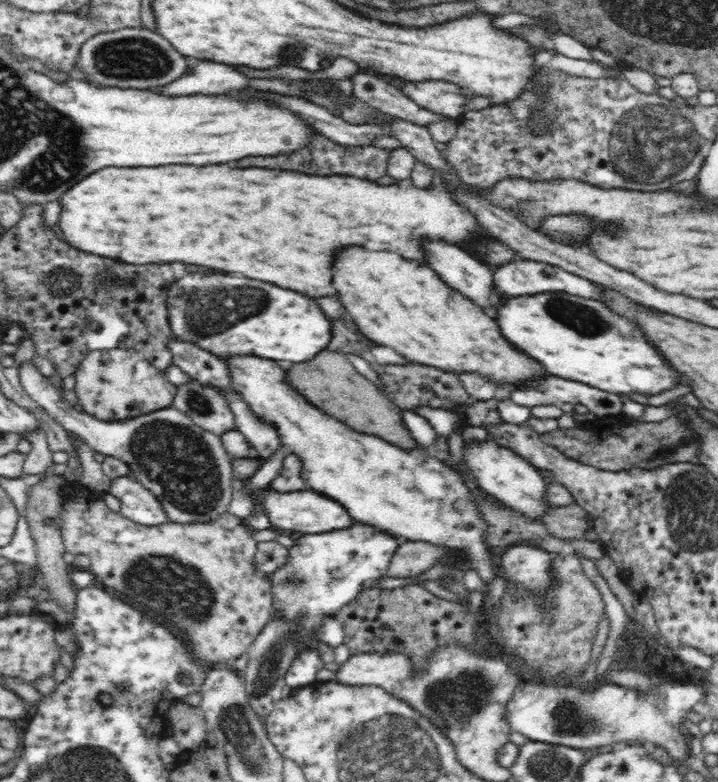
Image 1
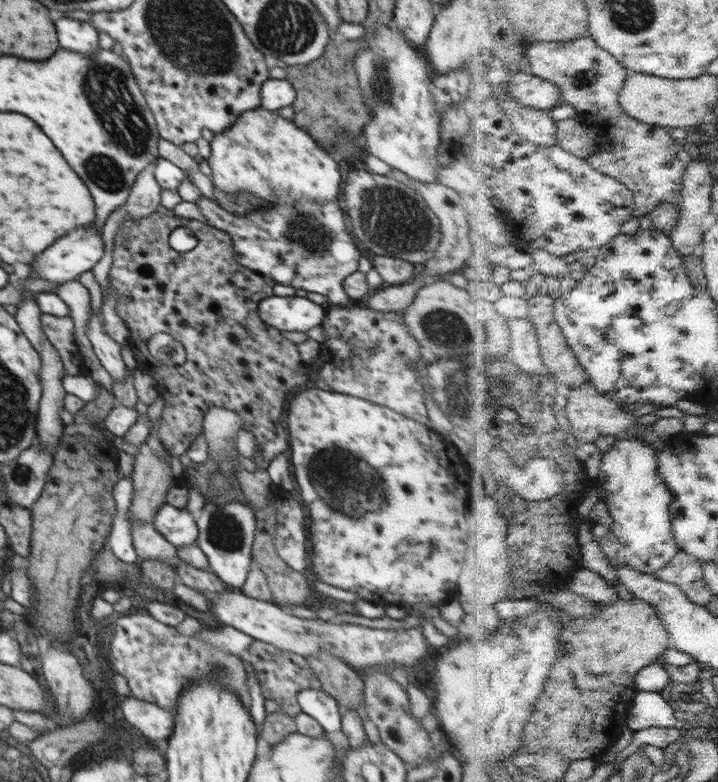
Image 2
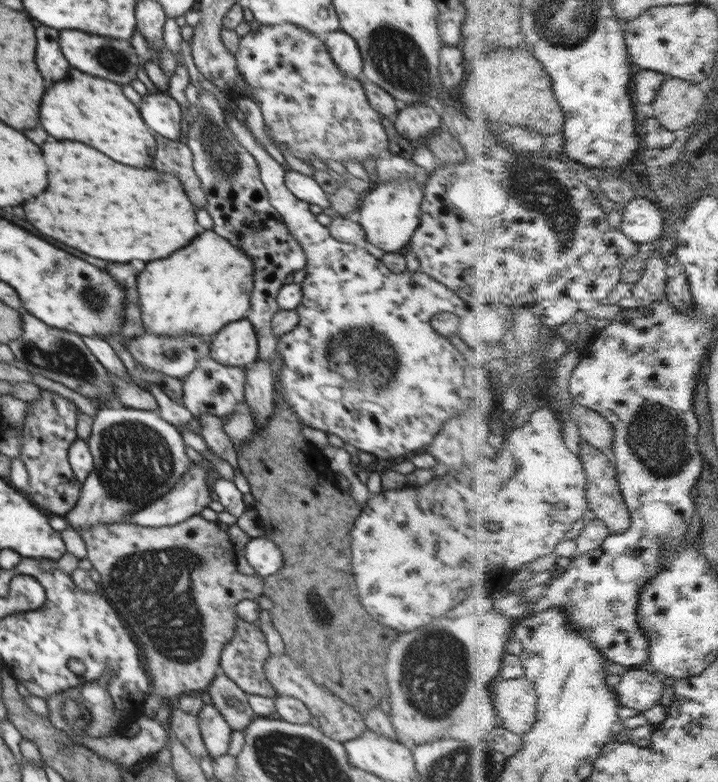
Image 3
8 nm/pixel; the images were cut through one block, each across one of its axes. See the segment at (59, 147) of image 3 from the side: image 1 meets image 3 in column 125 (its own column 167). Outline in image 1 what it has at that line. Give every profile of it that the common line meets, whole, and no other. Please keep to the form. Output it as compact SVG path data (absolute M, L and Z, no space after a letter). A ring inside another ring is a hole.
M214 164L214 166L146 166L146 168L114 168L108 166L104 170L98 170L90 176L86 176L82 182L78 182L74 188L62 194L59 200L62 206L60 220L57 229L61 238L70 247L106 258L122 258L122 262L128 264L168 264L168 262L188 262L188 264L200 264L208 268L216 268L228 274L240 274L246 278L262 280L276 284L280 288L296 290L308 296L332 296L336 290L332 290L332 272L330 262L336 248L344 244L356 244L366 246L370 250L390 250L398 252L402 258L416 260L424 264L424 256L420 252L420 240L422 236L428 238L442 238L450 244L464 244L480 234L480 228L476 224L476 218L464 210L464 206L456 204L447 190L420 190L420 188L398 188L398 186L378 186L368 180L360 178L348 178L348 176L308 176L308 174L296 174L288 170L266 170L266 168L230 168L228 164Z

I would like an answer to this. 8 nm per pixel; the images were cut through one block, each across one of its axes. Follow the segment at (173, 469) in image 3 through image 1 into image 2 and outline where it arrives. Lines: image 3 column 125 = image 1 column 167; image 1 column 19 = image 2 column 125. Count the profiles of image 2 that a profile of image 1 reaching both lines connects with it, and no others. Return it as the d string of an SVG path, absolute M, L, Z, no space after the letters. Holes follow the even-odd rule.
M92 307L92 315L87 322L87 337L93 346L100 365L109 372L114 382L122 382L124 379L131 377L120 353L122 345L106 333L102 324L104 324L102 316L99 316L98 310Z

